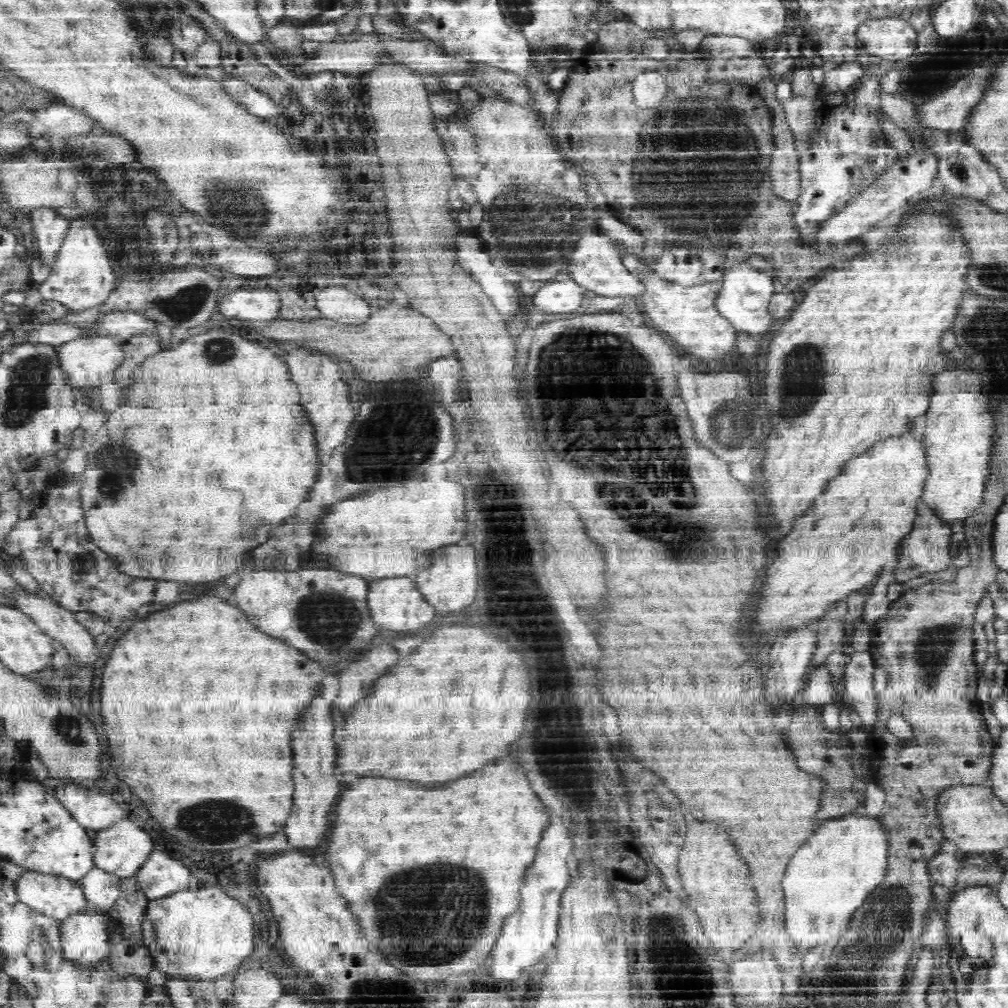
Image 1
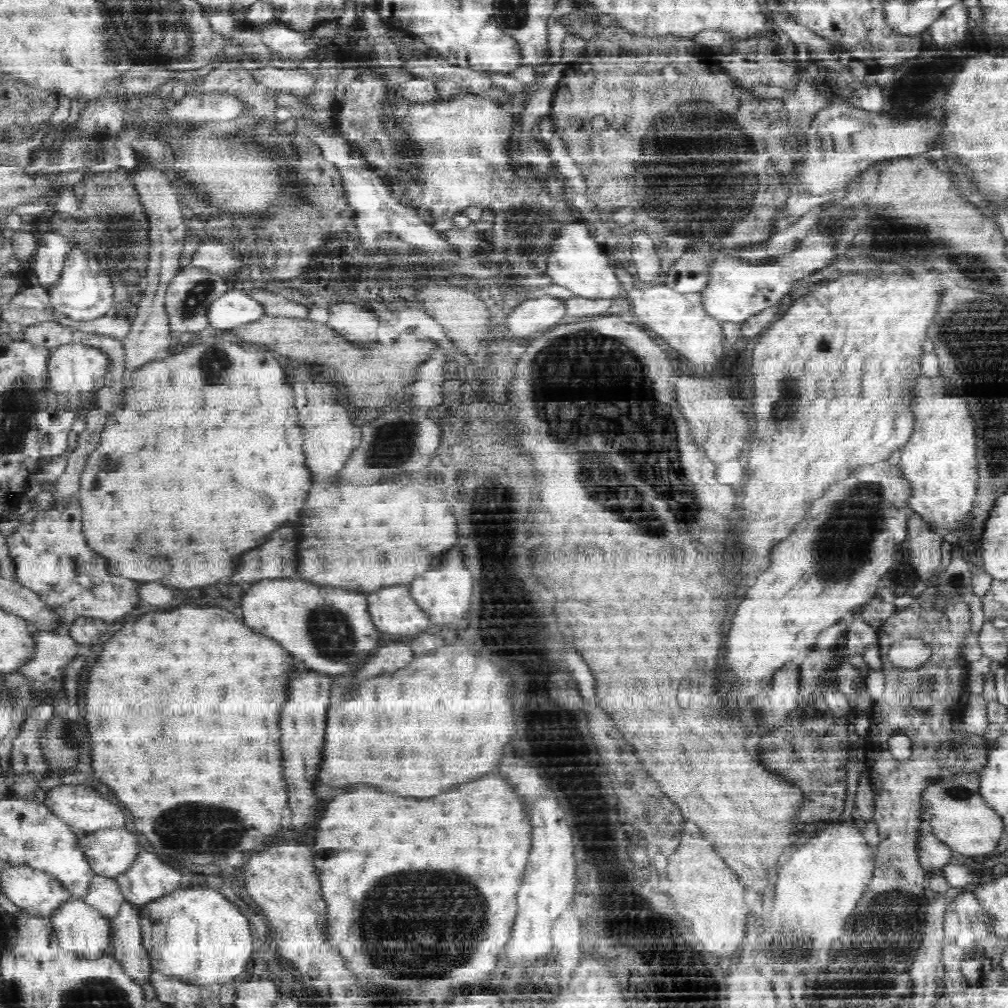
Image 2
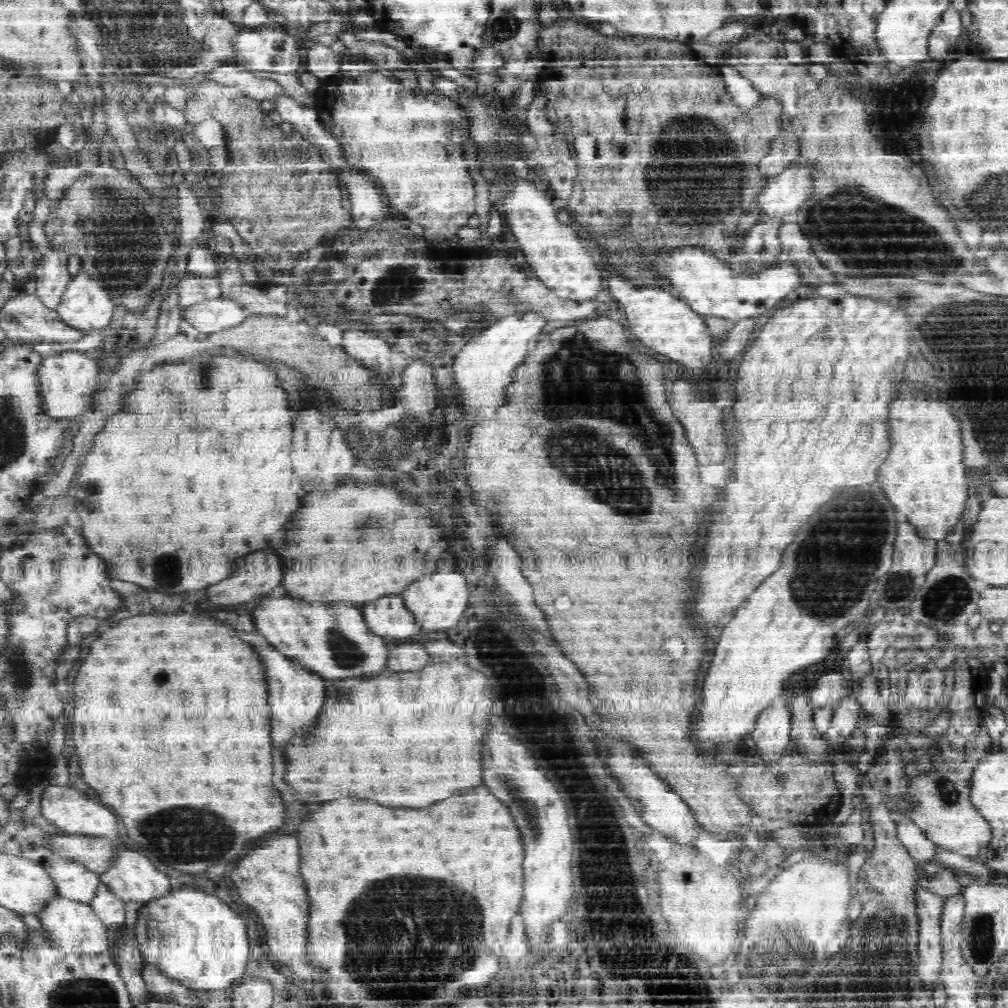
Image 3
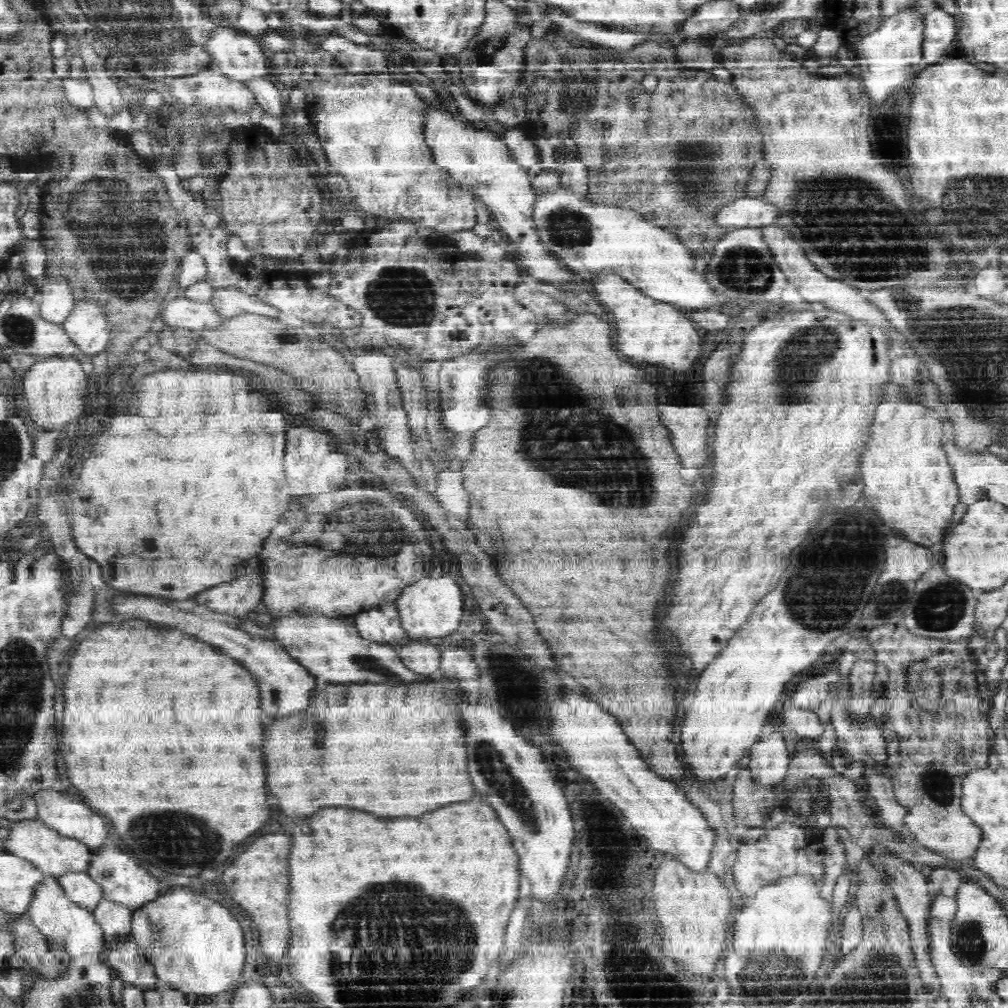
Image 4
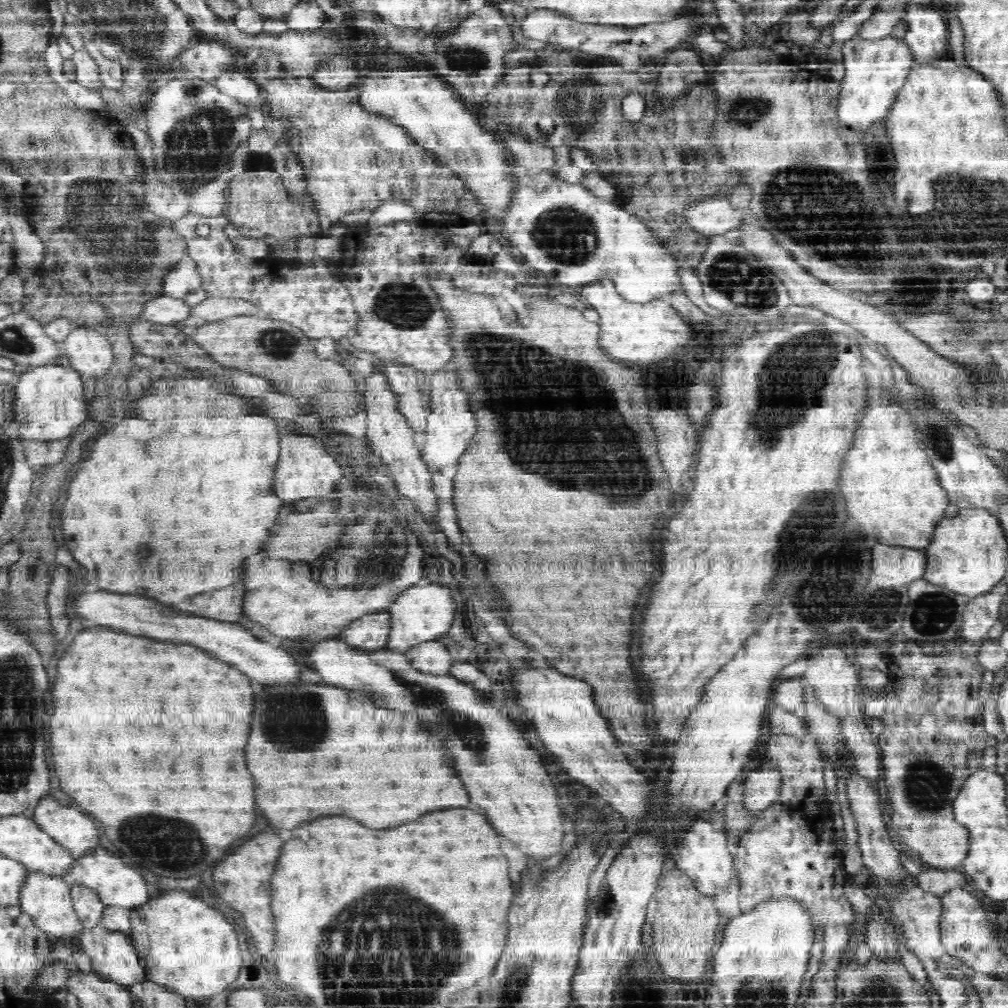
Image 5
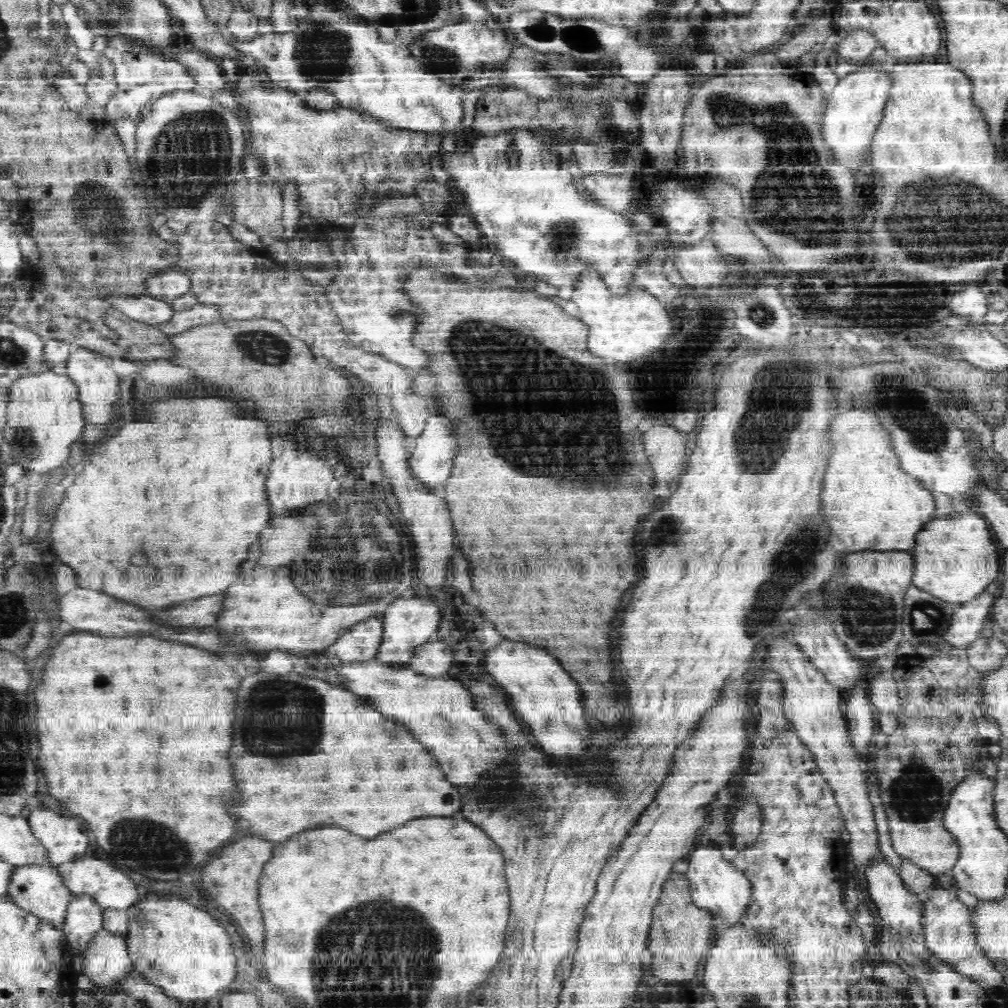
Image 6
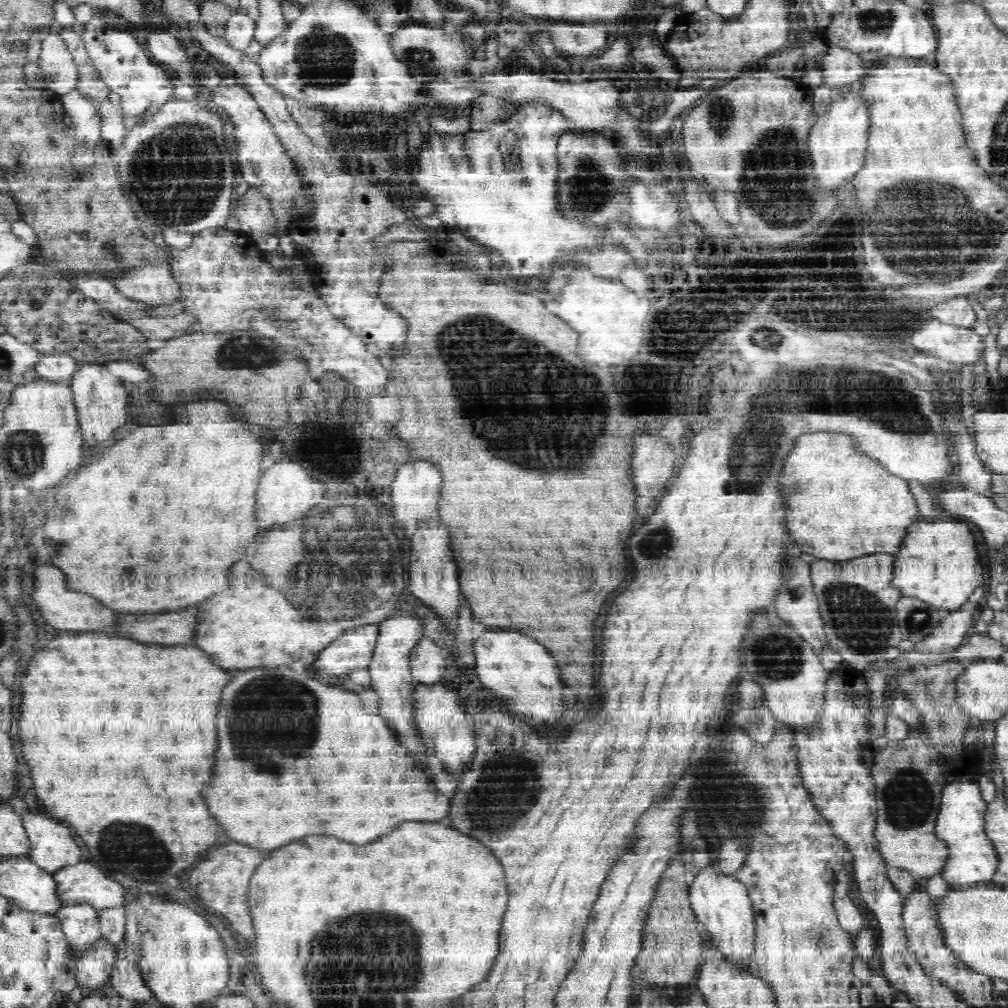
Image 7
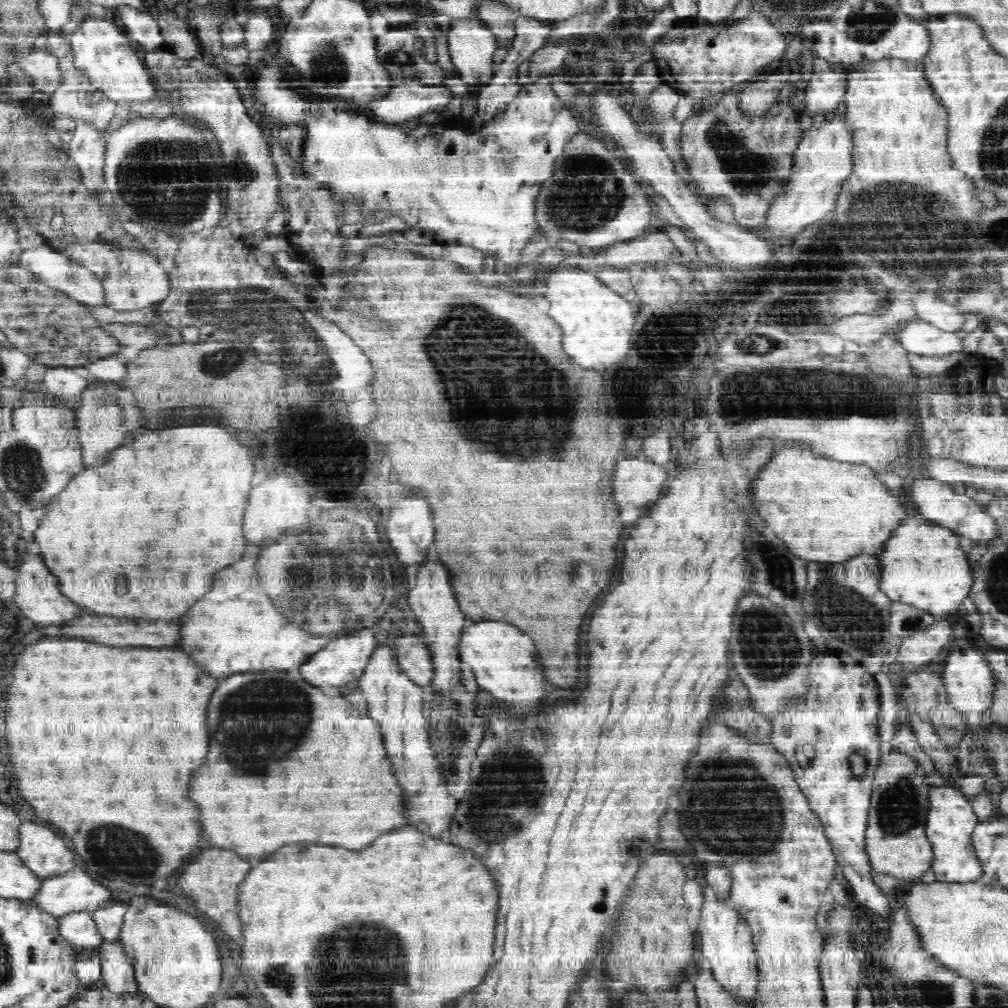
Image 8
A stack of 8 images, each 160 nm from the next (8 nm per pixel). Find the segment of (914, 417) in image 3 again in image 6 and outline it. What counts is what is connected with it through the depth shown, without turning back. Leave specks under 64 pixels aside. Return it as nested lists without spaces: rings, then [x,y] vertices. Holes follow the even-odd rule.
[[[848,410],[838,414],[831,426],[836,449],[832,453],[825,474],[824,506],[828,506],[828,520],[832,522],[830,546],[836,550],[906,550],[918,544],[918,536],[929,522],[938,516],[938,503],[934,491],[924,486],[919,478],[904,470],[902,458],[895,449],[896,438],[890,434],[876,412],[870,410]]]

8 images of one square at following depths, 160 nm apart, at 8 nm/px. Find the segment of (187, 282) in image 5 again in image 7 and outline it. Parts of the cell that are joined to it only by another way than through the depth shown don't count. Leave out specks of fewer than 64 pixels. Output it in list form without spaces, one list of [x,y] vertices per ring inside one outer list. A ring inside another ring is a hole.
[[[169,265],[129,268],[126,272],[118,272],[118,280],[112,283],[130,299],[144,301],[154,307],[174,303],[182,296],[181,286]]]

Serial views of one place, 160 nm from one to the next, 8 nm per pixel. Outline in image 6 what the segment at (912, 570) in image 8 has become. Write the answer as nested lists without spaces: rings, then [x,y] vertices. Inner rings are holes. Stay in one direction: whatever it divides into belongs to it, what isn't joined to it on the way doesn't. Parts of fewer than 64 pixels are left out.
[[[976,510],[962,511],[950,518],[935,518],[920,532],[918,544],[911,552],[916,559],[913,585],[950,602],[970,601],[1002,577],[1004,553],[990,522]]]

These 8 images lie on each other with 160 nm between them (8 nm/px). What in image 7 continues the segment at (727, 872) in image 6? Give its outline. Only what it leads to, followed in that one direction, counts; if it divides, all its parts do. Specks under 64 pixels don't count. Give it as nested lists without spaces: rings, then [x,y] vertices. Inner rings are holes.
[[[710,861],[706,868],[694,870],[695,878],[688,886],[688,900],[696,917],[712,936],[716,948],[730,955],[734,961],[751,963],[754,954],[755,910],[749,888],[734,874],[726,874],[714,864],[714,861]]]

